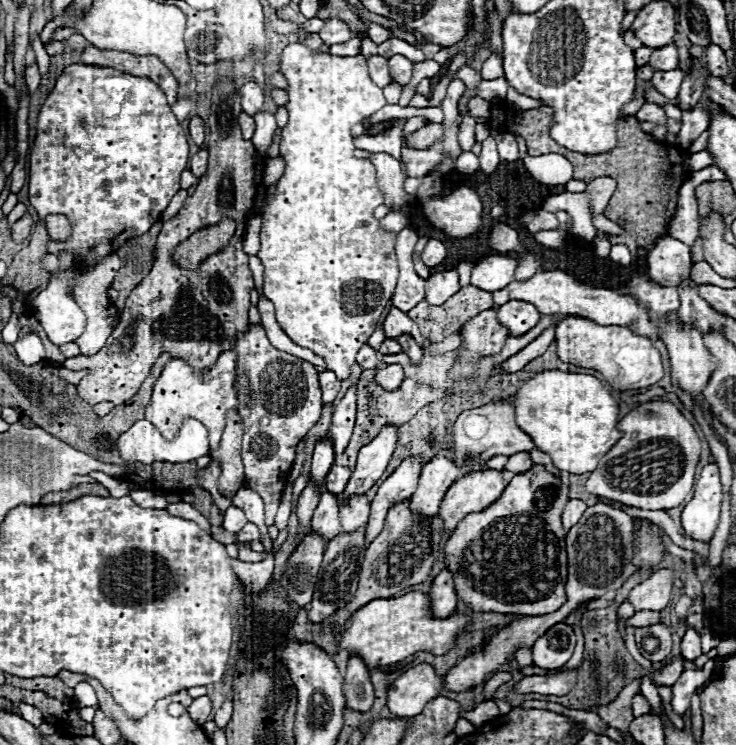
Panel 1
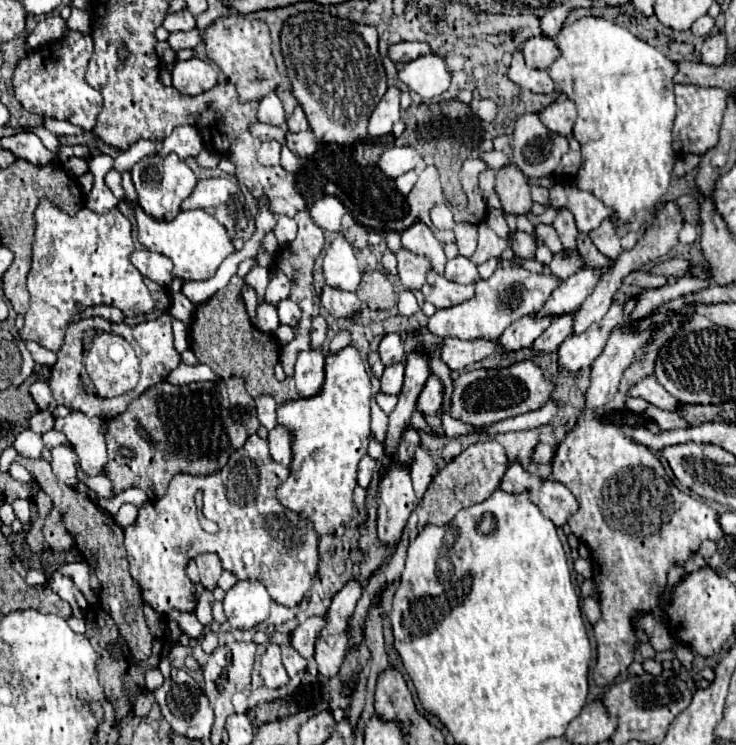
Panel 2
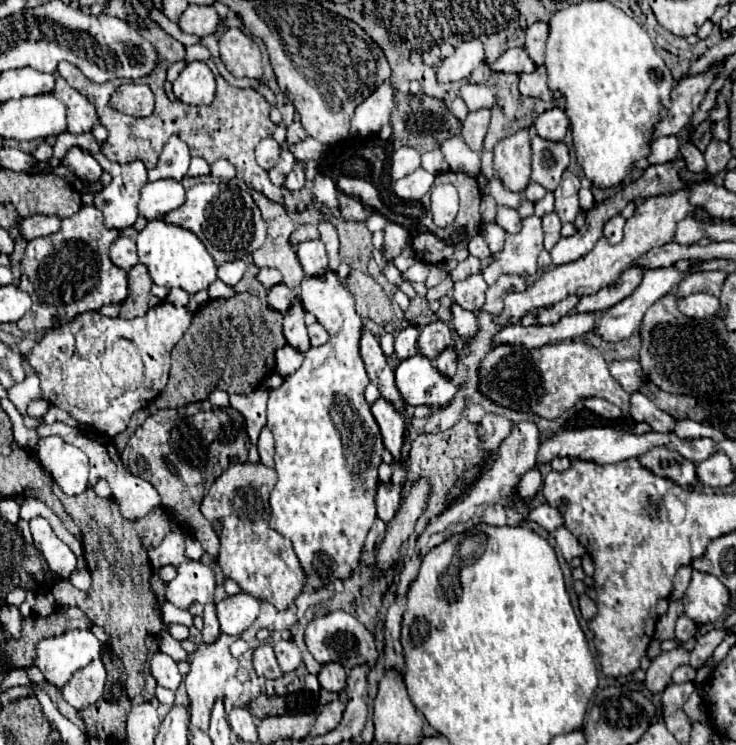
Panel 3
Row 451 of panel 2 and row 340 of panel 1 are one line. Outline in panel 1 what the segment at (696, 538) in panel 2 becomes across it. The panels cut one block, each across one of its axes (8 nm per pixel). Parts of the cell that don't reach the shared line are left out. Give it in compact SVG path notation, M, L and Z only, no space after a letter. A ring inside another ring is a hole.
M568 316L556 326L556 344L558 356L562 362L598 370L612 388L618 390L636 390L656 384L664 376L662 360L658 350L652 346L652 340L636 336L630 328L622 326L600 326L586 318Z

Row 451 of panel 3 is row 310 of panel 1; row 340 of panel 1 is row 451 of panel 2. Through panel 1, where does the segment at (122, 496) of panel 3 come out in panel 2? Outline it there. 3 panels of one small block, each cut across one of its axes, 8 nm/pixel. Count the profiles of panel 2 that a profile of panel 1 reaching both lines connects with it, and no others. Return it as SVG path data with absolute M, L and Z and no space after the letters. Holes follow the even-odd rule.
M72 410L66 418L56 418L54 424L56 430L68 436L72 448L80 458L80 466L88 476L100 474L106 464L106 442L102 424L102 418L90 418L78 410Z

